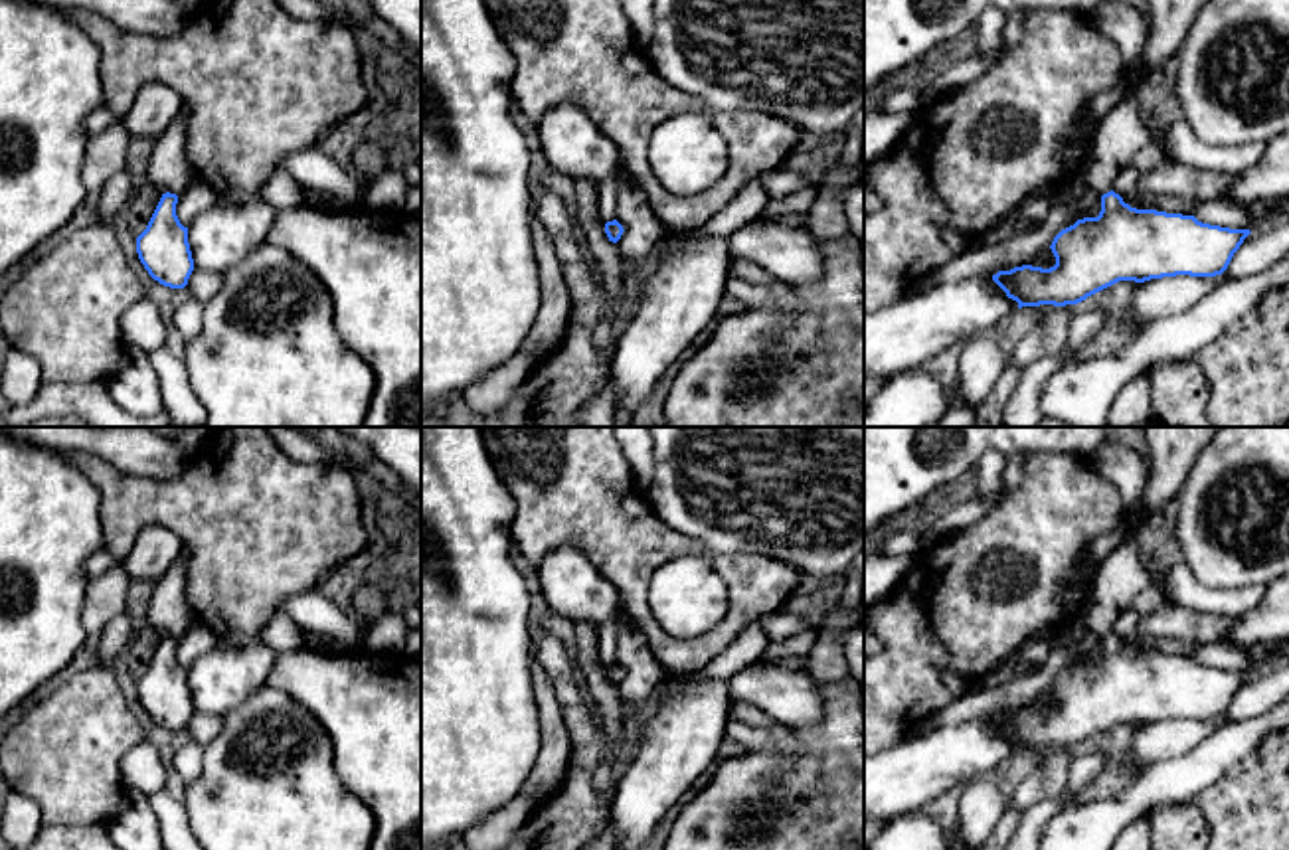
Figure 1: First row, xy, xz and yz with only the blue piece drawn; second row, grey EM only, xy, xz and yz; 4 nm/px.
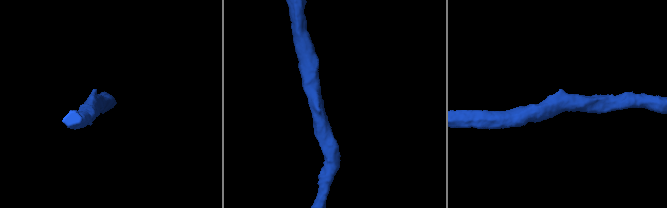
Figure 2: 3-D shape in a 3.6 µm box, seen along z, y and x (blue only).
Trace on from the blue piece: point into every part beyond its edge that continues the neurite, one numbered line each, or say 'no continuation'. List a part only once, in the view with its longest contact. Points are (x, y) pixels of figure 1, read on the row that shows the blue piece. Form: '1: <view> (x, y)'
1: xy (169, 169)

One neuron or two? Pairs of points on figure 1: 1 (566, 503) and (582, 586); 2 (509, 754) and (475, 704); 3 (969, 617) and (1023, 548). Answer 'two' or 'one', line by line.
1: two
2: one
3: one

